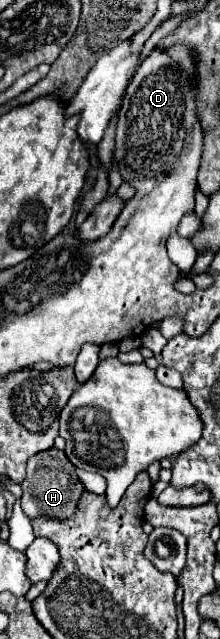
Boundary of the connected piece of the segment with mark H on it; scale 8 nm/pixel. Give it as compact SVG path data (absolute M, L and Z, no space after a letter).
M55 446L29 458L27 478L23 480L21 488L23 488L21 508L31 520L35 520L35 518L65 520L65 518L75 516L75 512L79 508L79 500L85 492L85 486L81 484L79 476L75 474L75 466L67 458L65 450L59 450Z

